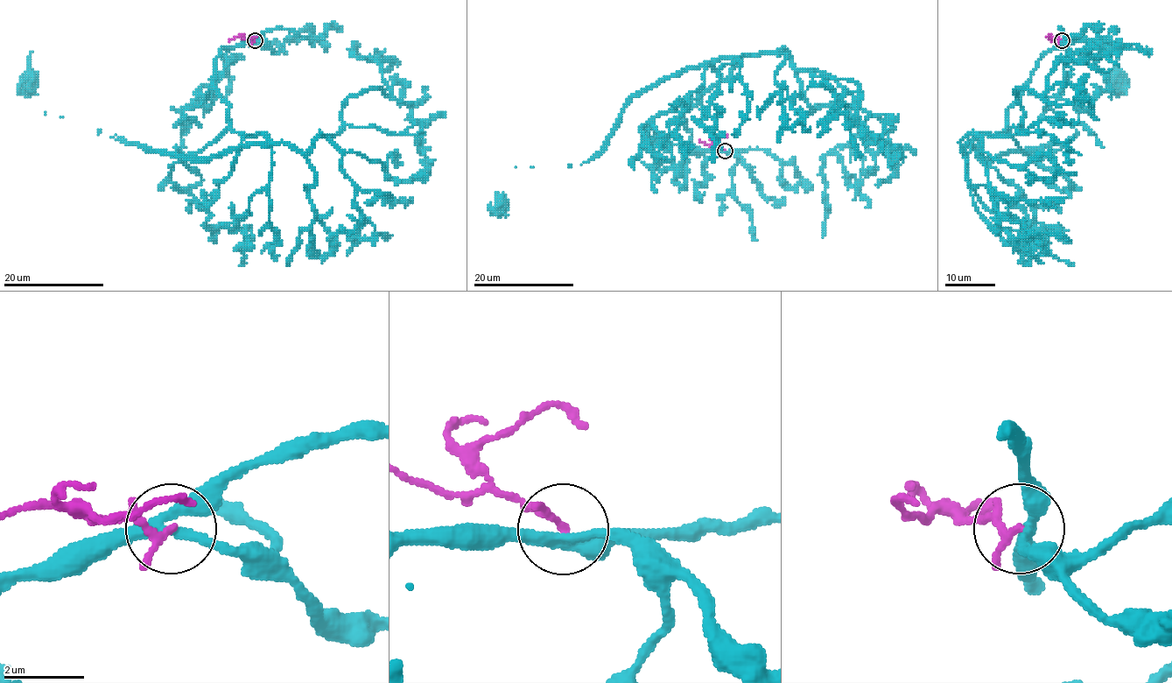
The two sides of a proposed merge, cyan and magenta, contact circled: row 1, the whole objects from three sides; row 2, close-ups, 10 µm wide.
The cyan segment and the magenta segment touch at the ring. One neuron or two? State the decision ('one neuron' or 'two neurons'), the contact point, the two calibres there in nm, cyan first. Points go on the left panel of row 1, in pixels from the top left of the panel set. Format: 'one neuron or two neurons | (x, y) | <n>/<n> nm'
two neurons | (255, 40) | 240/150 nm

